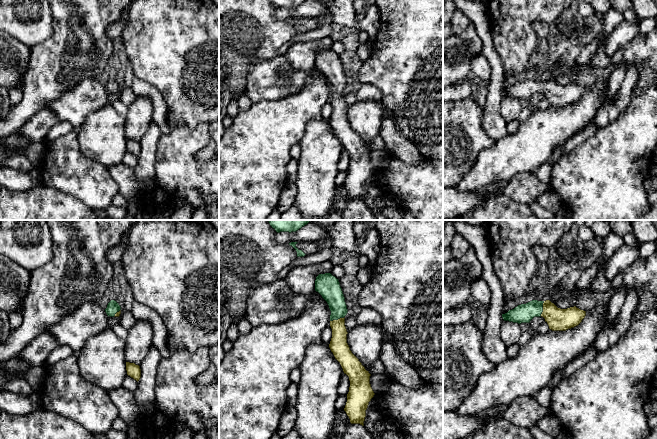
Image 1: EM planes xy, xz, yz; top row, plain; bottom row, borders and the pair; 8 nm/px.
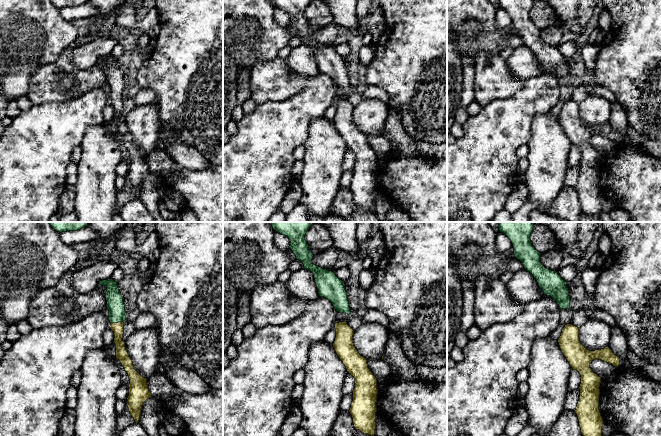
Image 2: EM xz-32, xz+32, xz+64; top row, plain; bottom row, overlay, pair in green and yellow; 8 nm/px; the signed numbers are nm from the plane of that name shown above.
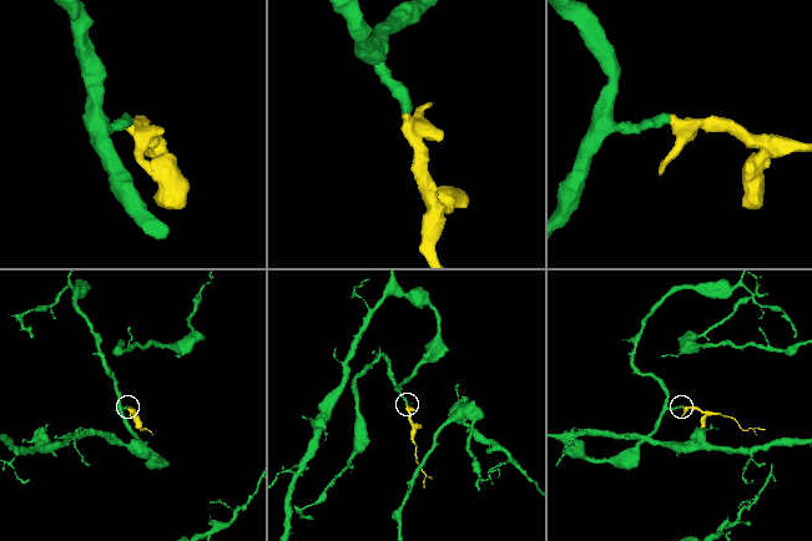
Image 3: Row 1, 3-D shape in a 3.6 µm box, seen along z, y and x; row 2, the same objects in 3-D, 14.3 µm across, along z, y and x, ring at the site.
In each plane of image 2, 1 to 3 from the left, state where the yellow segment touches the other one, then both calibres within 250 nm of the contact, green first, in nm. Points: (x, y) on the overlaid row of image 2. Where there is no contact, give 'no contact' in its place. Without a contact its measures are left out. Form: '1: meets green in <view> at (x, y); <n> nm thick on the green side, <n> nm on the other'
1: meets green in xz-32 at (117, 322); 140 nm thick on the green side, 100 nm on the other
2: no contact
3: no contact

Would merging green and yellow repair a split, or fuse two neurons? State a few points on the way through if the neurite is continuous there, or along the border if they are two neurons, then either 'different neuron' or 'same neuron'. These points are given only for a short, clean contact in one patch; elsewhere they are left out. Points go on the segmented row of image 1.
runs through yz (524, 313), (531, 309), (542, 309), (547, 309), (558, 319); same neuron

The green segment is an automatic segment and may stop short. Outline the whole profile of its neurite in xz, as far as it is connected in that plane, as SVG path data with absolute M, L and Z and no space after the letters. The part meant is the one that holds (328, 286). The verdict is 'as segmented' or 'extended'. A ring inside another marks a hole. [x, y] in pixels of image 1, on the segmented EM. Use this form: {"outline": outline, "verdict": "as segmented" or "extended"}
{"outline": "M331 273L319 274L315 280L315 291L327 302L331 311L332 338L329 348L350 381L344 411L351 424L364 426L366 410L375 393L370 384L371 374L352 353L347 343L345 316L348 309L339 279Z", "verdict": "extended"}

